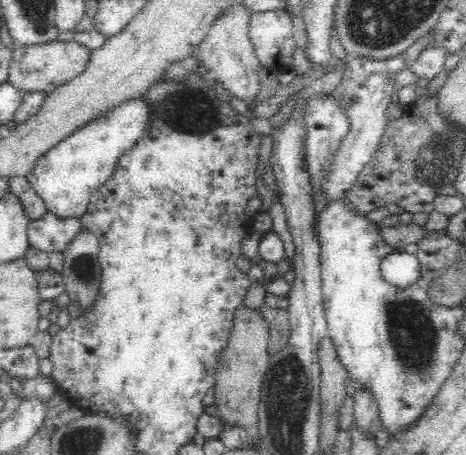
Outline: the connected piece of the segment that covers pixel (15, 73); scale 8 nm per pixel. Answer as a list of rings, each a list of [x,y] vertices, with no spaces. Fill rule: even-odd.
[[[74,39],[69,41],[50,41],[42,44],[16,46],[9,64],[7,80],[22,94],[27,92],[53,92],[68,80],[80,76],[90,60],[91,50]]]

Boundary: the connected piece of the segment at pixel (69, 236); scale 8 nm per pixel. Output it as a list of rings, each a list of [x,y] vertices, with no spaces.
[[[52,213],[42,216],[40,220],[30,219],[27,239],[29,246],[46,252],[63,252],[71,240],[82,232],[79,218],[58,218]]]

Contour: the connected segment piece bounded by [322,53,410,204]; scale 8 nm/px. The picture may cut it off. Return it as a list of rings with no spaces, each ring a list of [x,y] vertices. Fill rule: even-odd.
[[[404,53],[385,59],[362,56],[349,58],[340,84],[330,93],[348,116],[351,130],[346,132],[347,136],[342,140],[338,153],[334,156],[334,163],[322,178],[322,195],[326,199],[326,204],[344,198],[352,184],[356,182],[362,168],[370,163],[377,152],[390,122],[386,117],[386,110],[392,102],[392,95],[397,92],[391,78],[404,68],[410,69],[410,65],[404,59]]]

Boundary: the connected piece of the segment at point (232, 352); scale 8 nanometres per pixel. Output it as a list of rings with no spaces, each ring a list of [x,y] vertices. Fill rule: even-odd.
[[[240,305],[234,313],[233,327],[228,344],[222,351],[213,386],[221,428],[224,425],[234,425],[251,432],[257,429],[257,410],[269,362],[269,338],[268,325],[258,310]]]

